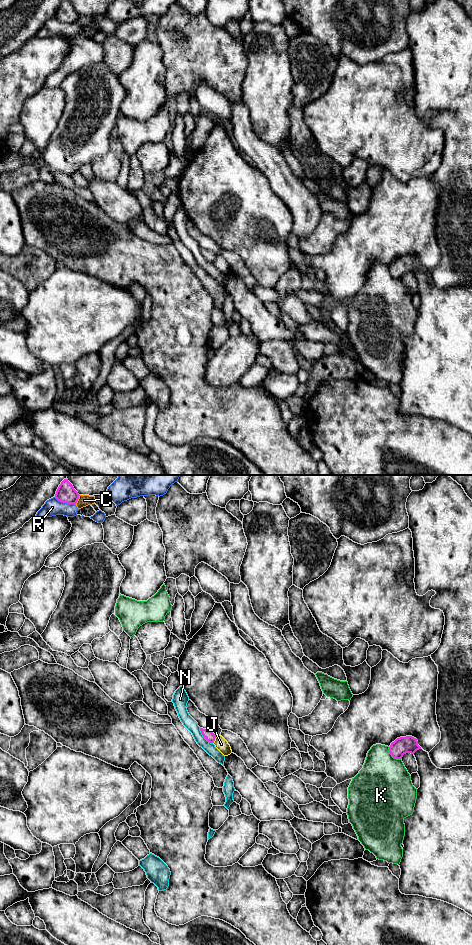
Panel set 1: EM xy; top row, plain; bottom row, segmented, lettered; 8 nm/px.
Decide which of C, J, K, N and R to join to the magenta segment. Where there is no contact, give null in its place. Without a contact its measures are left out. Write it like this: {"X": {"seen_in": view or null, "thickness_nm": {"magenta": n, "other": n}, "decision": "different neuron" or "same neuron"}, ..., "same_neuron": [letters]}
{"C": {"seen_in": "xy", "thickness_nm": {"magenta": 150, "other": 100}, "decision": "different neuron"}, "J": {"seen_in": "xy", "thickness_nm": {"magenta": 80, "other": 100}, "decision": "different neuron"}, "K": {"seen_in": "xy", "thickness_nm": {"magenta": 140, "other": 440}, "decision": "different neuron"}, "N": {"seen_in": "xy", "thickness_nm": {"magenta": 80, "other": 90}, "decision": "different neuron"}, "R": {"seen_in": "xy", "thickness_nm": {"magenta": 150, "other": 140}, "decision": "different neuron"}, "same_neuron": []}

